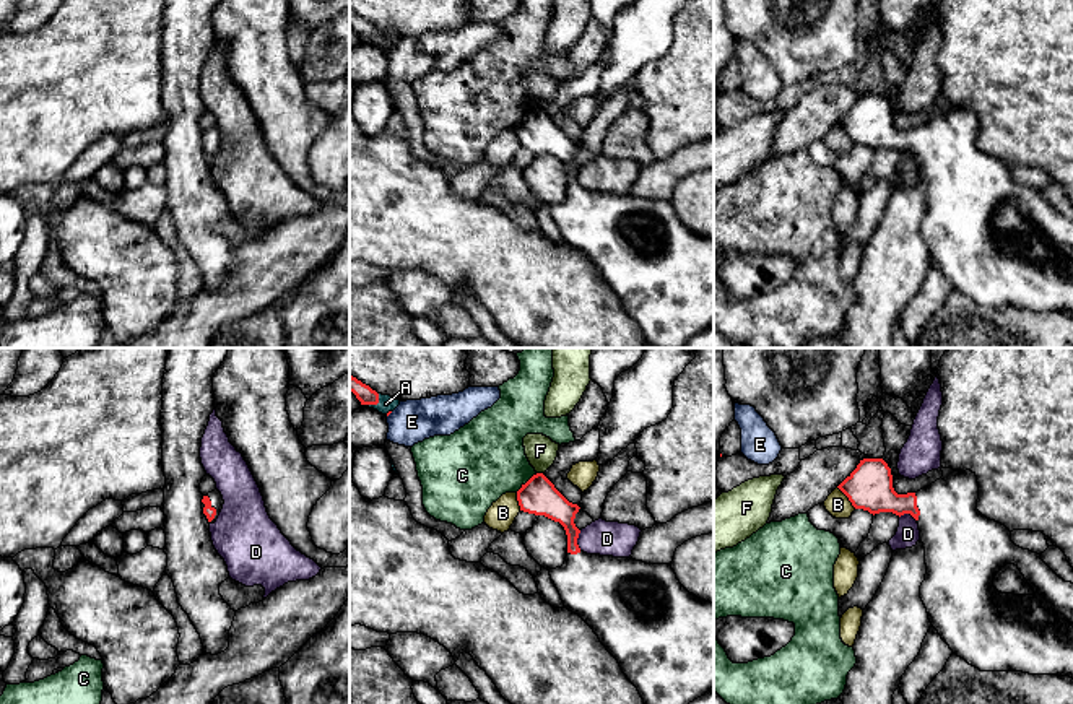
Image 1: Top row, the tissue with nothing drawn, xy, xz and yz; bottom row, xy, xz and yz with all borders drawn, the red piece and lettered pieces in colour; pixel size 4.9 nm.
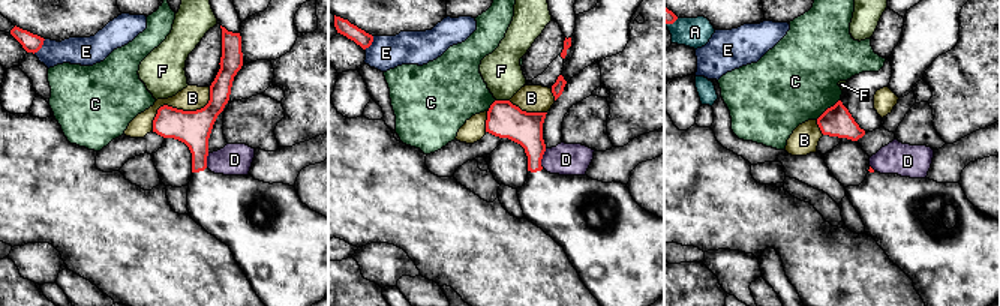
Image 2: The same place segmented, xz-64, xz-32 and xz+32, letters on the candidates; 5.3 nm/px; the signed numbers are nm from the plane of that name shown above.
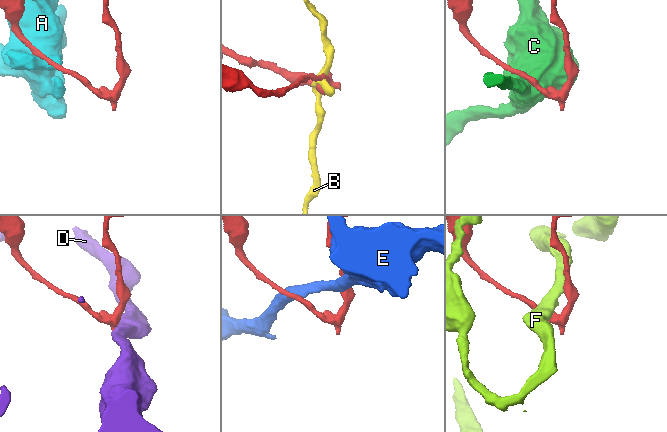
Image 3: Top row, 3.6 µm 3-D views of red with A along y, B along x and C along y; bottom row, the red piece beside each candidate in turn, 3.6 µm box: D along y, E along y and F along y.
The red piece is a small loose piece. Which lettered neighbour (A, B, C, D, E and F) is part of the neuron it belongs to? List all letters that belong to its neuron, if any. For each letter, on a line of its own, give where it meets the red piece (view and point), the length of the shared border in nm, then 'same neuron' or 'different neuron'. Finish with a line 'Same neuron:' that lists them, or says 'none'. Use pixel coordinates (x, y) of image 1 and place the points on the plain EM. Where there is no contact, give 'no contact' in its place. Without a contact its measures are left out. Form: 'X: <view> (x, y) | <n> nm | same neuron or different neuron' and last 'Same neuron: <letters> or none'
A: xz (374, 39) | 100 nm | different neuron
B: yz (847, 132) | 140 nm | different neuron
C: xz (527, 117) | 140 nm | different neuron
D: xz (576, 176) | 100 nm | different neuron
E: xz (389, 49) | 40 nm | different neuron
F: xz (540, 109) | 30 nm | different neuron
Same neuron: none

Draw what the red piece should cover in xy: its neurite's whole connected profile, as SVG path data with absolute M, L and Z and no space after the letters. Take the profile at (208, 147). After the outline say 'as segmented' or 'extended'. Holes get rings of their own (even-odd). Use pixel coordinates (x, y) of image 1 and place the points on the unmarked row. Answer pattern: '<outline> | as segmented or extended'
M218 125L208 128L206 132L203 132L202 135L202 145L203 145L203 150L208 156L208 159L215 159L221 145L223 145L223 132Z | extended

